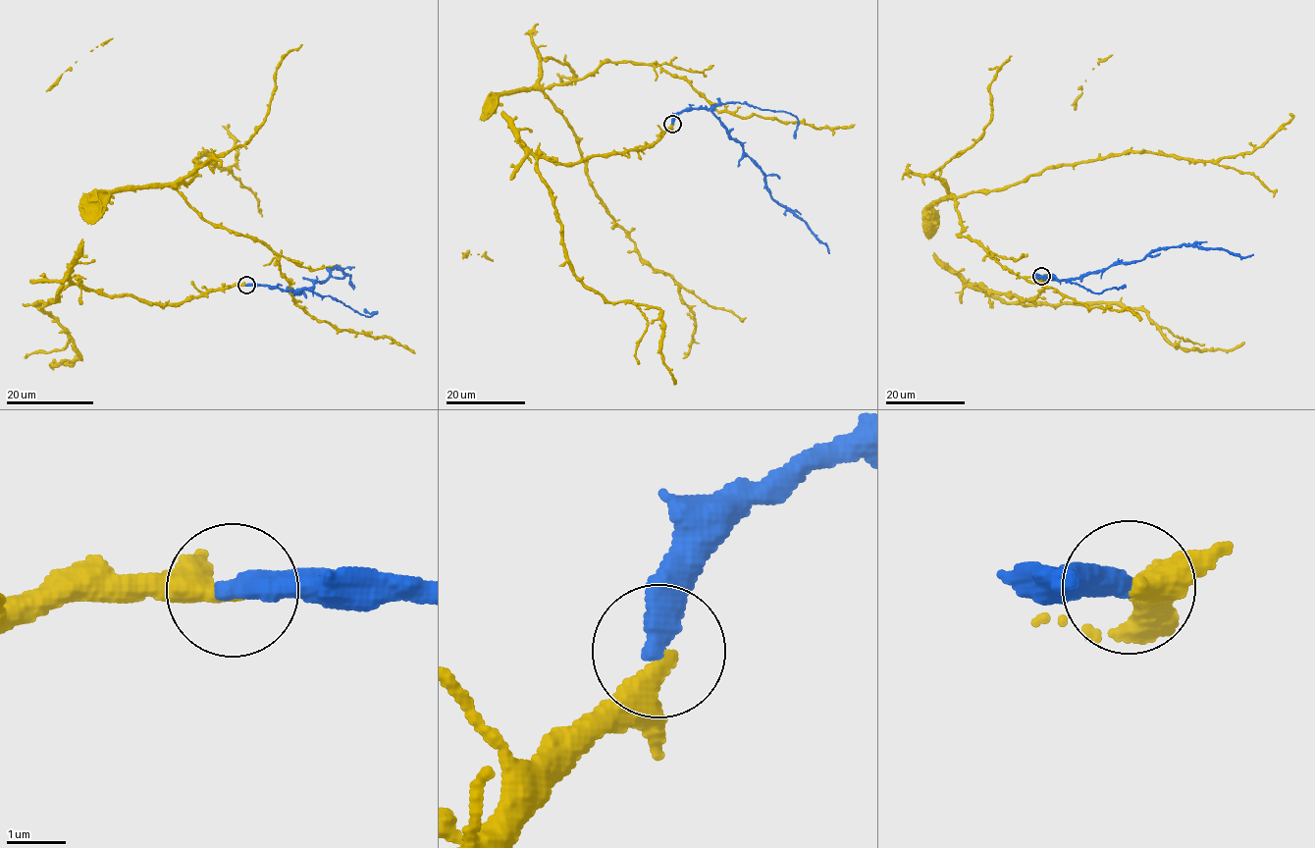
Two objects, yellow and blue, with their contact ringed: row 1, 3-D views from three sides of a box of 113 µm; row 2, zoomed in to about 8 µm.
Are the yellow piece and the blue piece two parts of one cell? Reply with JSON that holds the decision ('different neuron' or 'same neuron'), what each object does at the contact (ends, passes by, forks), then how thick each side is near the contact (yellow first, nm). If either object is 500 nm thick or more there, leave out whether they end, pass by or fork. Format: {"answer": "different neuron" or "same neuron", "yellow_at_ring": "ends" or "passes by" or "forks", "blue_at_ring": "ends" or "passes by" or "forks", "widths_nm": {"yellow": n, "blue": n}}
{"answer": "same neuron", "yellow_at_ring": "ends", "blue_at_ring": "ends", "widths_nm": {"yellow": 400, "blue": 480}}

